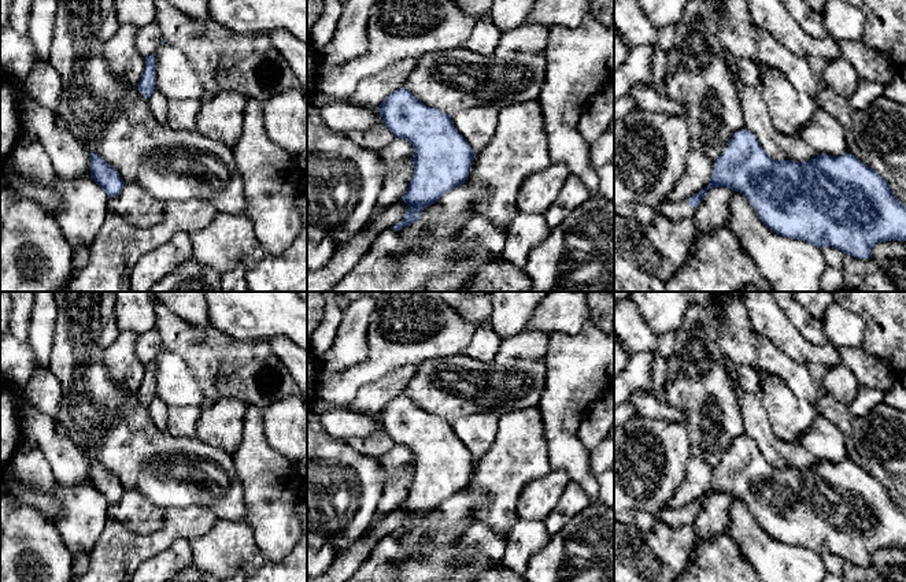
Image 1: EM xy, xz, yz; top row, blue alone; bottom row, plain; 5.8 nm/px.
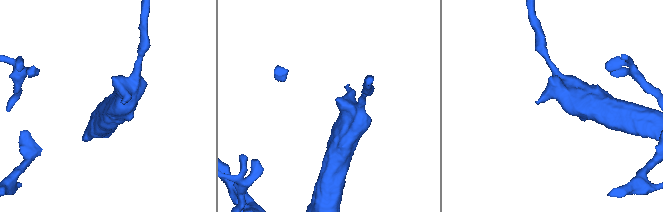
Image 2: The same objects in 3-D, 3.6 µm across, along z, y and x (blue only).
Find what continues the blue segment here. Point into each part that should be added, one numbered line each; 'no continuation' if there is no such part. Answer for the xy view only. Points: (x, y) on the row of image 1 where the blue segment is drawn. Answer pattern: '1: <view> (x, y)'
no continuation

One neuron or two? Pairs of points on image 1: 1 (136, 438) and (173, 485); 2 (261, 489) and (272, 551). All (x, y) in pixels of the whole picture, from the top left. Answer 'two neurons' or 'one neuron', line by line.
1: one neuron
2: one neuron

